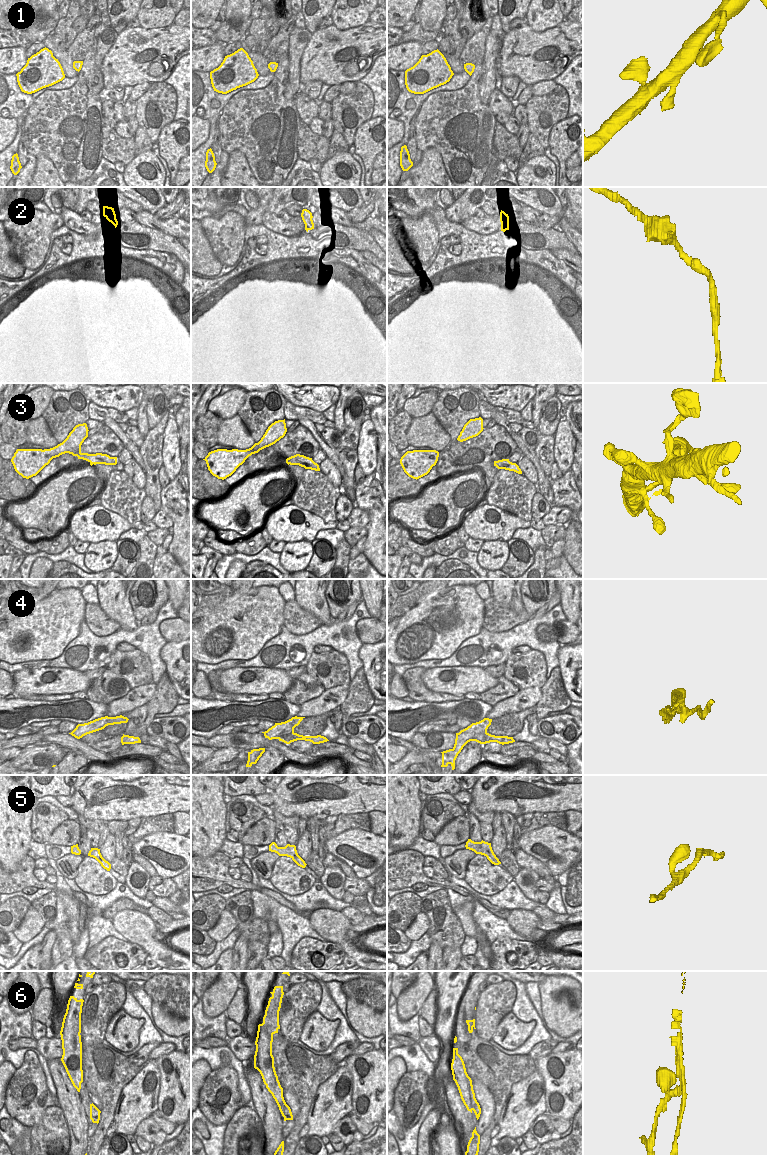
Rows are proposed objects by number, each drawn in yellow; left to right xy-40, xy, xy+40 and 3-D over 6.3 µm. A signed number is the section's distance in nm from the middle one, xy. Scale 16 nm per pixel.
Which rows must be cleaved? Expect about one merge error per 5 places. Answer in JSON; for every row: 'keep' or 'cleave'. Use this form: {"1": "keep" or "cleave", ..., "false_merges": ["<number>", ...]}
{"1": "keep", "2": "keep", "3": "keep", "4": "cleave", "5": "keep", "6": "cleave", "false_merges": ["4", "6"]}

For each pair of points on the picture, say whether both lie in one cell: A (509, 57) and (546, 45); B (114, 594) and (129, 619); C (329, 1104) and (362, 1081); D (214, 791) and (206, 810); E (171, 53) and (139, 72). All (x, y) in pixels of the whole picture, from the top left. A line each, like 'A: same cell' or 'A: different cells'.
A: same cell
B: same cell
C: different cells
D: same cell
E: same cell

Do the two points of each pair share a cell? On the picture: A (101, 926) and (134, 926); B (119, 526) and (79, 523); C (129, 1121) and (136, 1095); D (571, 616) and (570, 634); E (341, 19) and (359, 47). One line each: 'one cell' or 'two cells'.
A: two cells
B: one cell
C: one cell
D: two cells
E: two cells

